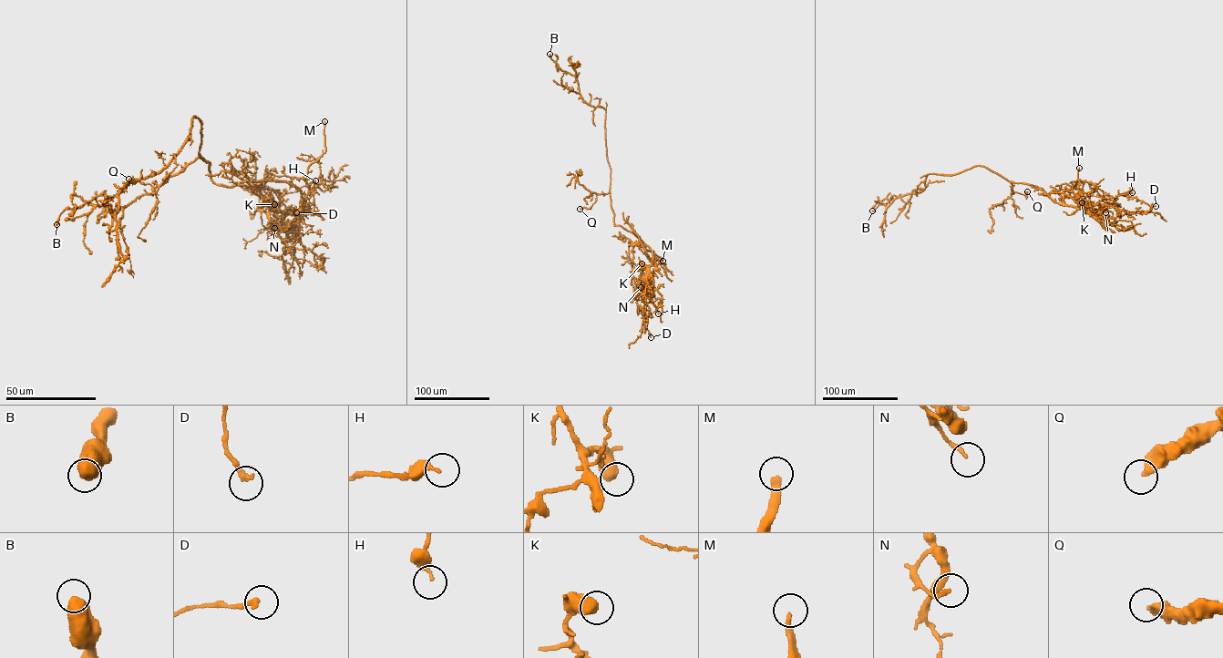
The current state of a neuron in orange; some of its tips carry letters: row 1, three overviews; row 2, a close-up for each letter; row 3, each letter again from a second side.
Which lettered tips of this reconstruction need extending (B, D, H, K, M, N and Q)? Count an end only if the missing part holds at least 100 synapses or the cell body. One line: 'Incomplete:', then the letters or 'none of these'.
Incomplete: M

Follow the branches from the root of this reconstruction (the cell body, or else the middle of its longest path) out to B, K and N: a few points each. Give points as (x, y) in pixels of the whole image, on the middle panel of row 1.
B: (611, 199), (605, 110), (584, 101), (577, 79), (562, 71), (549, 54)
K: (611, 199), (614, 225), (632, 231), (652, 251), (651, 263), (644, 267), (642, 263)
N: (611, 199), (614, 225), (632, 231), (652, 251), (652, 262), (647, 274), (640, 282), (641, 287)

